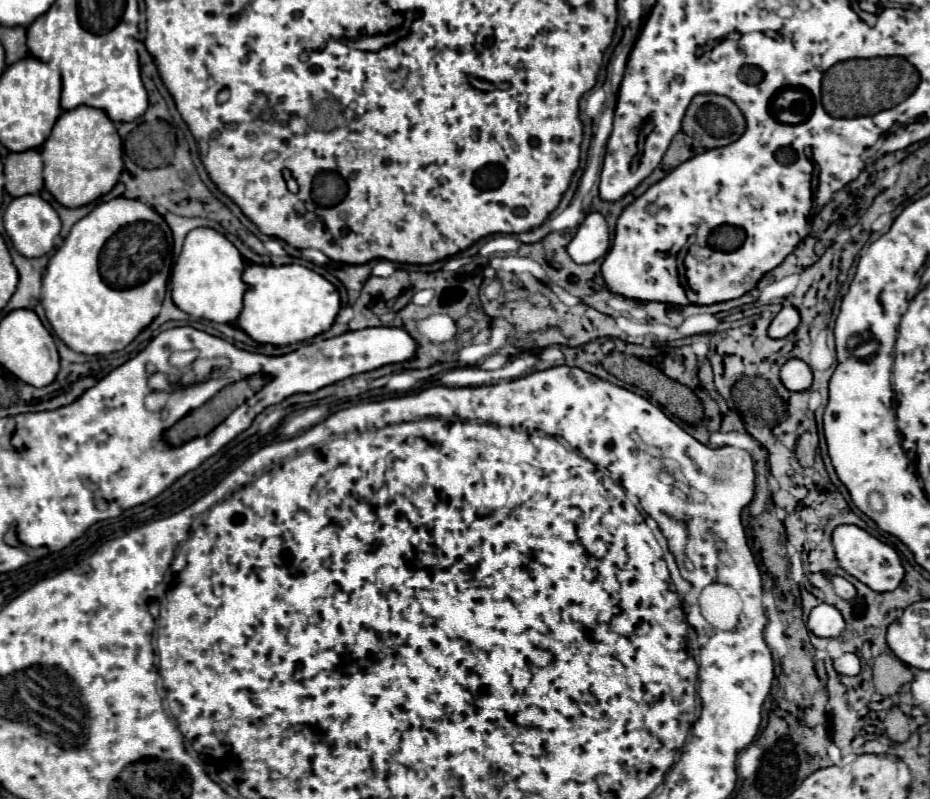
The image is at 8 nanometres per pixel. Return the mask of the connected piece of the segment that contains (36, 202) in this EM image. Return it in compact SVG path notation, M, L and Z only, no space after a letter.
M41 195L15 197L9 203L9 207L5 209L3 221L5 221L5 231L11 237L15 249L21 251L21 255L25 255L25 257L41 257L45 253L49 253L55 245L55 237L61 231L61 219L59 219L57 211Z

